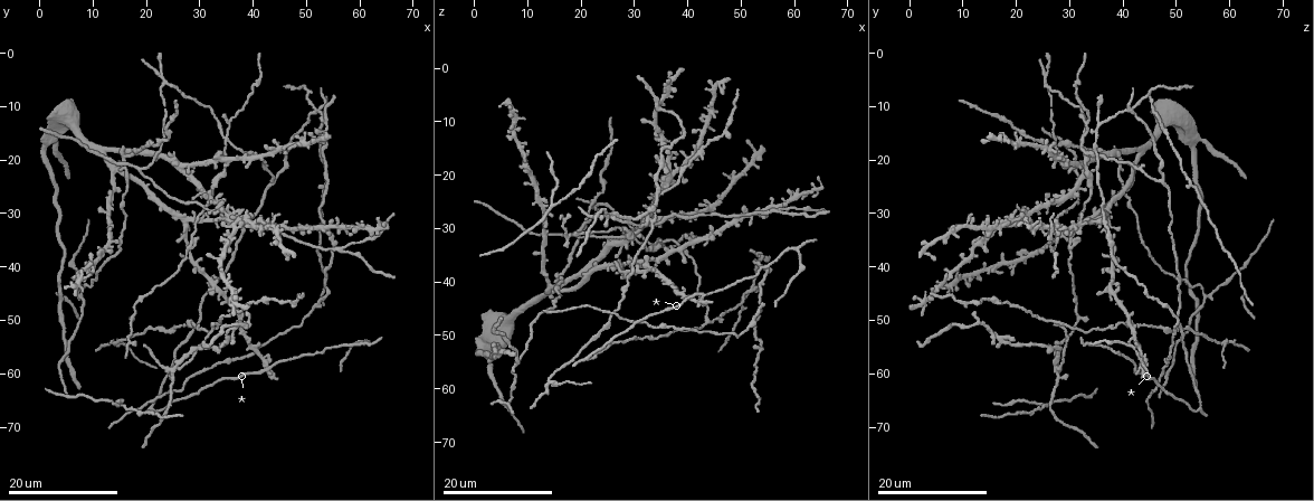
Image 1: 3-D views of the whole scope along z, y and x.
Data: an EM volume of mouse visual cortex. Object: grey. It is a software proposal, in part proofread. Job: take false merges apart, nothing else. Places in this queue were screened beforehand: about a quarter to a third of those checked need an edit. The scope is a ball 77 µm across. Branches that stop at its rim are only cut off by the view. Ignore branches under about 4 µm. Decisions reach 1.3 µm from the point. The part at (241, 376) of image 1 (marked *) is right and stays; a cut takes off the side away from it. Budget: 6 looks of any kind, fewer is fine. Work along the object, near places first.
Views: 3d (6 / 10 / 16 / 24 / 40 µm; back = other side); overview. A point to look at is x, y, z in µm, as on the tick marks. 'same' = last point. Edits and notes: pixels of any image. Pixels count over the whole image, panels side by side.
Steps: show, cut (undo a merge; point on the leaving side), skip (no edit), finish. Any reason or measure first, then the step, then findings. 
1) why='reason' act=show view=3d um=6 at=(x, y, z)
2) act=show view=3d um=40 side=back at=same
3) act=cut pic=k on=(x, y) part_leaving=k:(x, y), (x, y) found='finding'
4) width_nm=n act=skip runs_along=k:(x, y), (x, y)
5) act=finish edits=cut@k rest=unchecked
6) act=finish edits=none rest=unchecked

why='four-way junction' act=show view=3d um=24 at=(25.5, 59.5, 28.0)

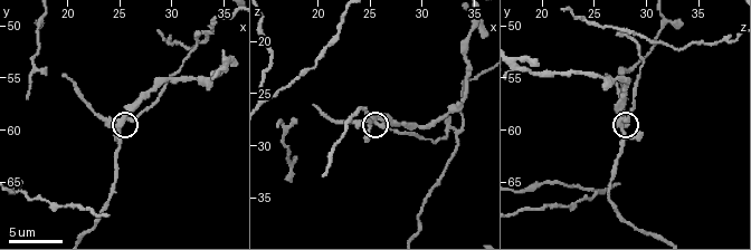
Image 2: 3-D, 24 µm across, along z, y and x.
act=show view=3d um=10 at=(25.4, 58.8, 27.6)

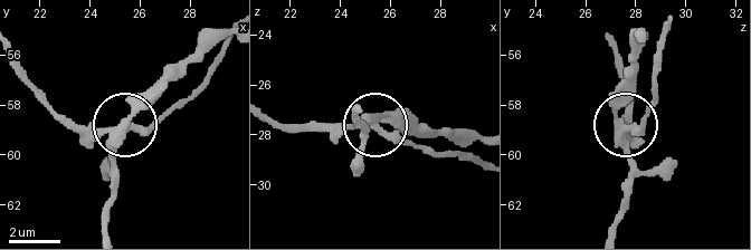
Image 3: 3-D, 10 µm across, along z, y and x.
why='closer look' act=show view=3d um=6 at=(25.5, 58.9, 27.5)

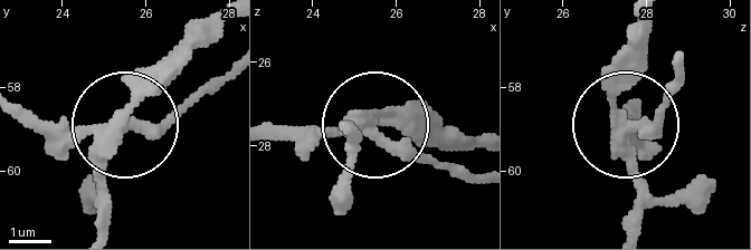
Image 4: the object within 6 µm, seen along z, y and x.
arms=4 act=cut pic=4 on=(163, 121) part_leaving=4:(111, 124), (171, 116), (225, 70) found='a second neuron is stuck on'

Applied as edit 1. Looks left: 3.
why='small branch off a trunk' act=show view=3d um=16 at=(42.5, 59.5, 42.5)

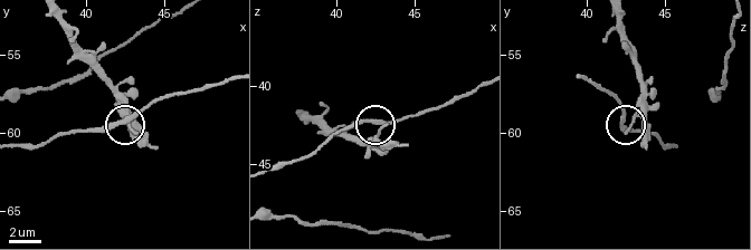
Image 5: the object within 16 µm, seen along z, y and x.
act=show view=3d um=6 at=same

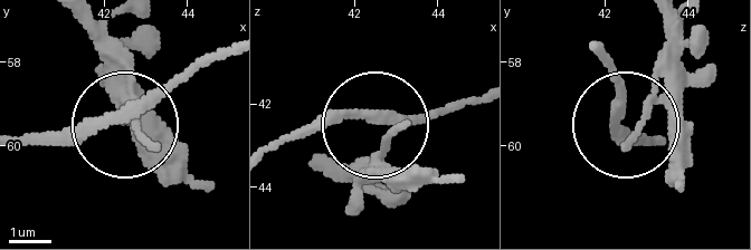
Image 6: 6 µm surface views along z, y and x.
arms=3 act=skip found='all the same neuron'

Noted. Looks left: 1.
act=finish edits=cut@4 rest=unchecked

